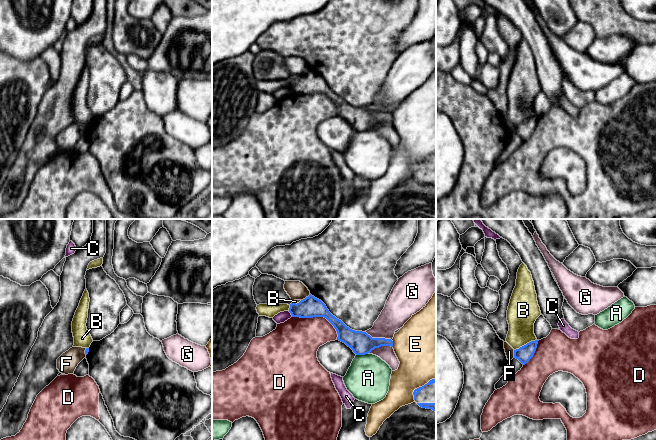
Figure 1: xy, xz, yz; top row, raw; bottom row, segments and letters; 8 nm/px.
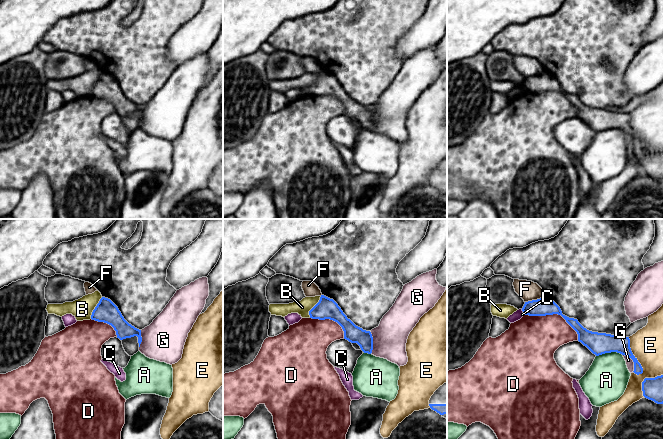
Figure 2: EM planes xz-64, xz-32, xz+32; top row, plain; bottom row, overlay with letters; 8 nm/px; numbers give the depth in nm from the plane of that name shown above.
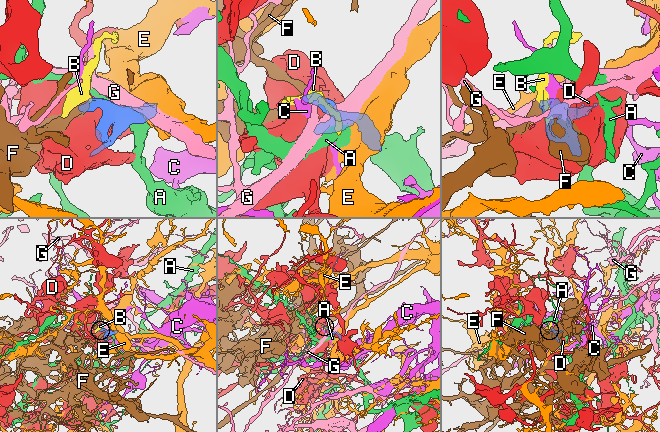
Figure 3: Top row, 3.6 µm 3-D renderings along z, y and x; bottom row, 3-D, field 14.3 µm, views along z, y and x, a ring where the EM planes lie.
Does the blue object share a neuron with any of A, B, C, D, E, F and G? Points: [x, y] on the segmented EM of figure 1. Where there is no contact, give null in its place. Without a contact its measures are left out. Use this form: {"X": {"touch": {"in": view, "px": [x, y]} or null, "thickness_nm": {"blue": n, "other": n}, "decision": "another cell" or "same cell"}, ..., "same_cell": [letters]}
{"A": {"touch": {"in": "xz", "px": [362, 354]}, "thickness_nm": {"blue": 180, "other": 360}, "decision": "another cell"}, "B": {"touch": {"in": "yz", "px": [526, 344]}, "thickness_nm": {"blue": 120, "other": 240}, "decision": "another cell"}, "C": {"touch": {"in": "xz", "px": [291, 314]}, "thickness_nm": {"blue": 170, "other": 90}, "decision": "another cell"}, "D": {"touch": {"in": "xz", "px": [319, 316]}, "thickness_nm": {"blue": 170, "other": 360}, "decision": "another cell"}, "E": {"touch": {"in": "xz", "px": [420, 387]}, "thickness_nm": {"blue": 50, "other": 400}, "decision": "another cell"}, "F": {"touch": {"in": "xz", "px": [306, 297]}, "thickness_nm": {"blue": 170, "other": 150}, "decision": "another cell"}, "G": {"touch": {"in": "xz", "px": [378, 338]}, "thickness_nm": {"blue": 180, "other": 220}, "decision": "another cell"}, "same_cell": []}

